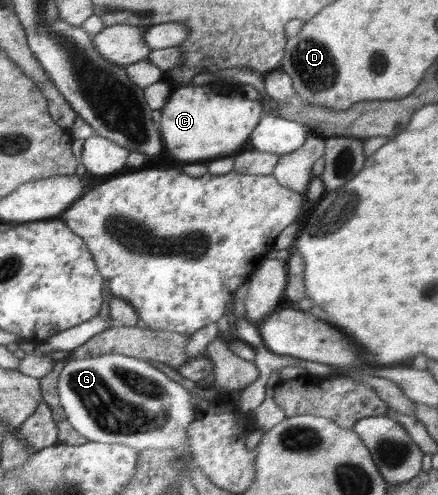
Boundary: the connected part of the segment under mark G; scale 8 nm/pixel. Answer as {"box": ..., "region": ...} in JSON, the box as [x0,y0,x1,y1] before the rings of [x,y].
{"box":[58,353,195,457],"region":[[[105,353],[100,356],[67,359],[58,378],[58,396],[69,423],[88,441],[123,444],[137,451],[147,448],[161,450],[171,448],[179,452],[180,457],[189,456],[185,432],[195,417],[191,393],[145,360],[122,353]]]}

